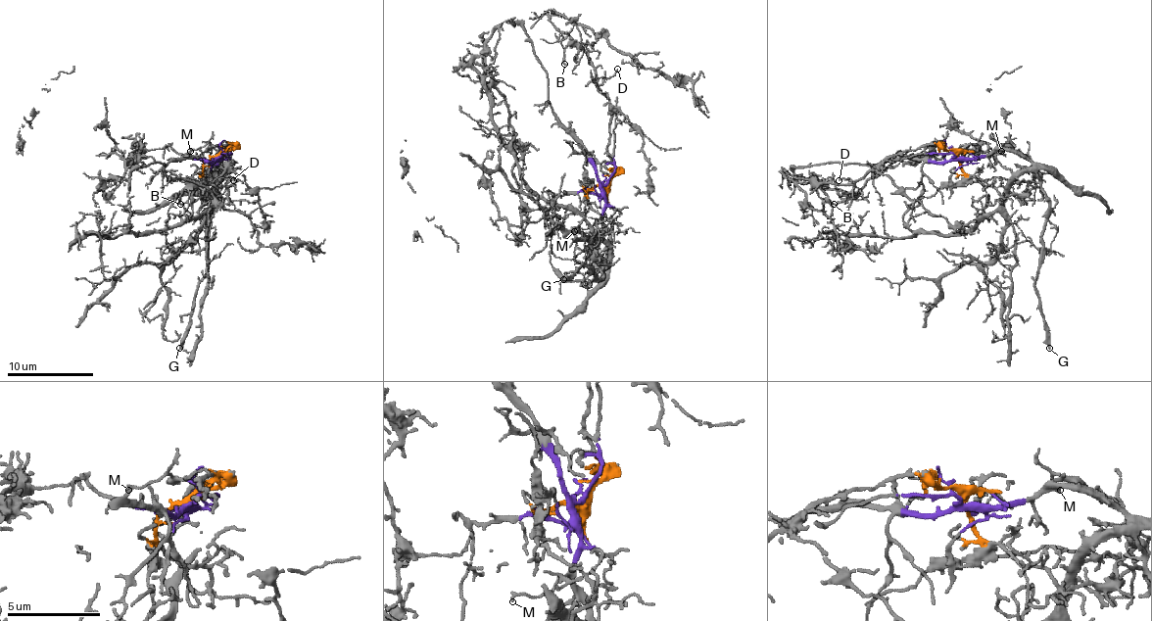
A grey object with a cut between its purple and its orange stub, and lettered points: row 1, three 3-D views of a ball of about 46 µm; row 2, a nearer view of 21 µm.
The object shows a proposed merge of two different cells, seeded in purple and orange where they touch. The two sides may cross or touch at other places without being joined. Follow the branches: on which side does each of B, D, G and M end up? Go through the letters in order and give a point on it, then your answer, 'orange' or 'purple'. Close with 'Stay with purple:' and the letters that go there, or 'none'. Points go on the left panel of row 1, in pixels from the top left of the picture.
B: place (180, 204); orange
D: place (233, 180); orange
G: place (179, 348); purple
M: place (190, 151); purple
Stay with purple: G, M

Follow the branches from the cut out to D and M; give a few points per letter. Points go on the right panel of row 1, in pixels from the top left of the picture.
D: (954, 157), (952, 150), (929, 144), (886, 157), (855, 180), (839, 180)
M: (954, 157), (980, 157), (1001, 144), (997, 148), (1001, 150)

